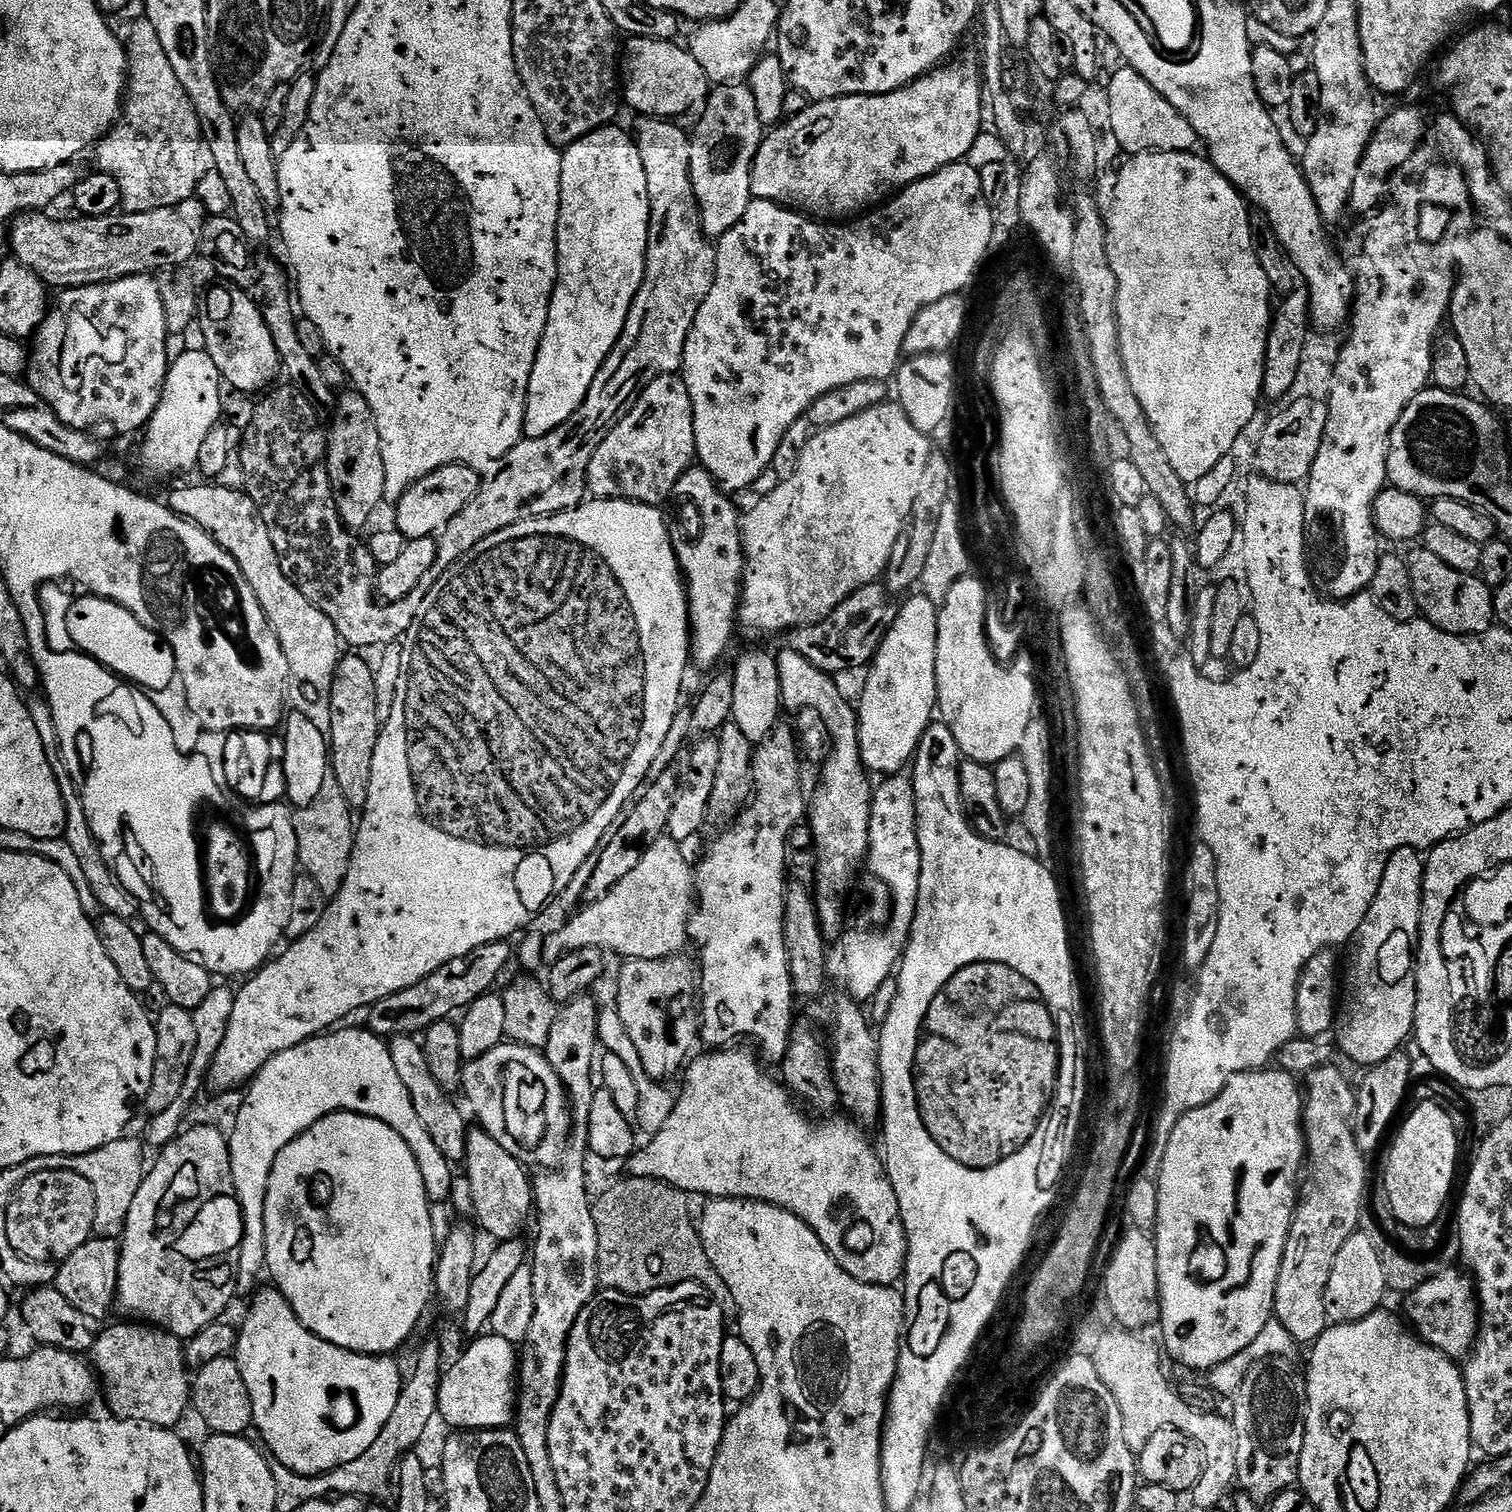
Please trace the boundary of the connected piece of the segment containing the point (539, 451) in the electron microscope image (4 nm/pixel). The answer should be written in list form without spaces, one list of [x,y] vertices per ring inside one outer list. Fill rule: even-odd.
[[[639,384],[629,388],[592,387],[579,410],[562,426],[542,438],[521,439],[510,453],[497,461],[491,472],[481,473],[477,494],[441,530],[432,568],[426,572],[417,588],[405,597],[403,605],[417,607],[448,567],[453,562],[462,561],[464,553],[485,537],[521,521],[579,507],[588,494],[591,458],[594,458],[598,446],[617,426],[622,412],[629,412],[638,405],[642,392],[643,387]]]

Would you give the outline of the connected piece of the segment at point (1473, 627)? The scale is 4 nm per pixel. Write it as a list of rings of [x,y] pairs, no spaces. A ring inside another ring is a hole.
[[[1425,546],[1416,547],[1418,548],[1412,553],[1407,553],[1406,559],[1423,619],[1455,636],[1478,636],[1493,627],[1496,620],[1496,602],[1493,589],[1488,589],[1487,582],[1479,580],[1479,575],[1464,573],[1447,565],[1438,554],[1432,553]]]

